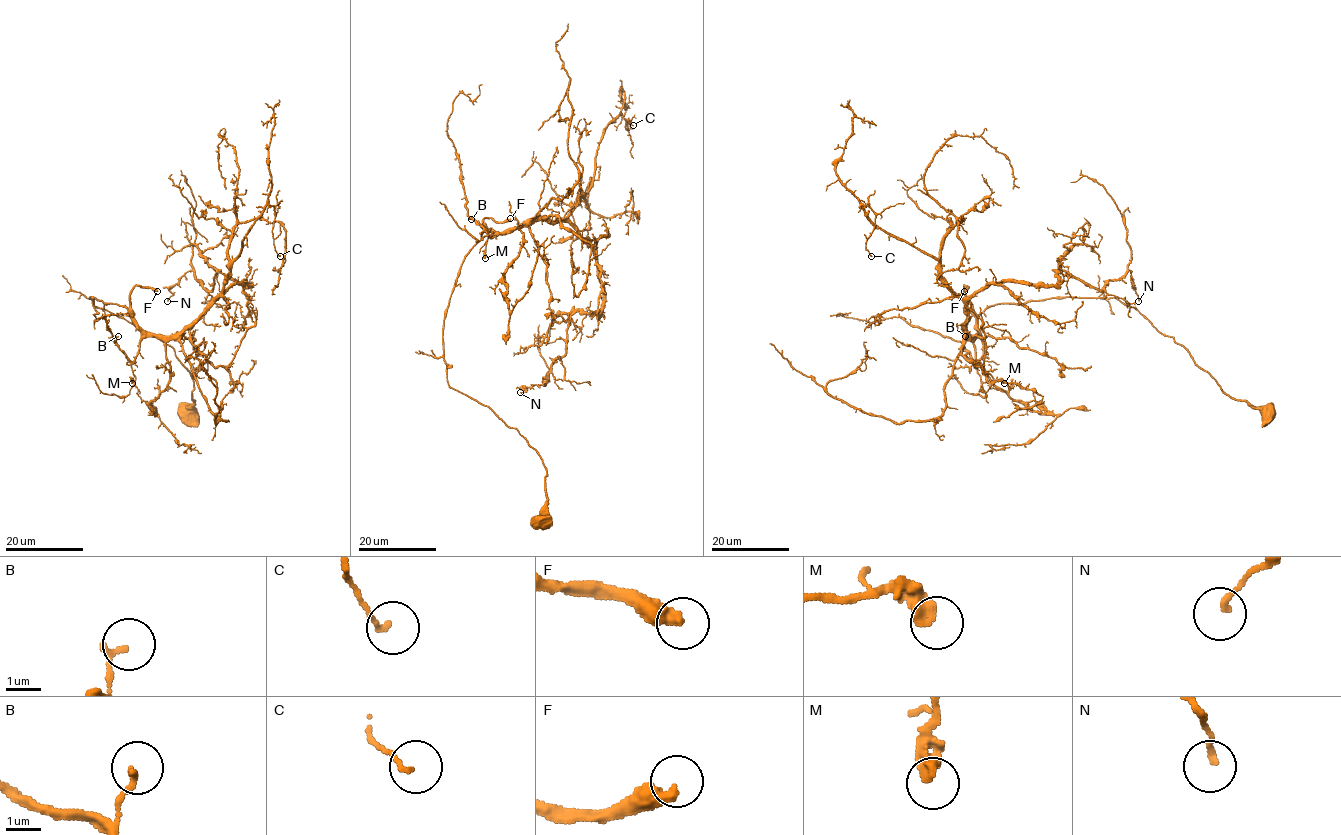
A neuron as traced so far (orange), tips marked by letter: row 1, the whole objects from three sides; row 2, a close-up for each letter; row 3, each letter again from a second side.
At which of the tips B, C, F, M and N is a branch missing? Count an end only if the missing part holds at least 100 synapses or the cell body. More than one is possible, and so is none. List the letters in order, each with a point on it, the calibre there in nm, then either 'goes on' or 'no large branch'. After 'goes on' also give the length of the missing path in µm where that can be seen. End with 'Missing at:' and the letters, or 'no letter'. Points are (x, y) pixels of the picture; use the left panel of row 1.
B: place (118, 336); calibre 170 nm; no large branch
C: place (280, 256); calibre 130 nm; no large branch
F: place (157, 291); calibre 420 nm; goes on; missing 100 µm
M: place (132, 383); calibre 380 nm; no large branch
N: place (167, 301); calibre 140 nm; no large branch
Missing at: F

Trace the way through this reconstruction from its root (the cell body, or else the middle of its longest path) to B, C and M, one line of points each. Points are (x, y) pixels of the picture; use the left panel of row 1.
B: (187, 413), (193, 379), (175, 350), (90, 297), (128, 309), (141, 333), (133, 361), (118, 336)
C: (187, 413), (193, 379), (175, 350), (90, 297), (176, 336), (214, 301), (267, 205), (280, 256)
M: (187, 413), (193, 379), (175, 350), (97, 307), (90, 297), (124, 306), (141, 333), (132, 383)

